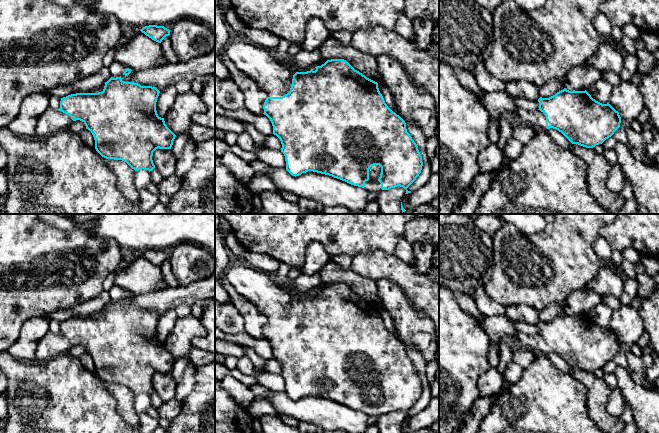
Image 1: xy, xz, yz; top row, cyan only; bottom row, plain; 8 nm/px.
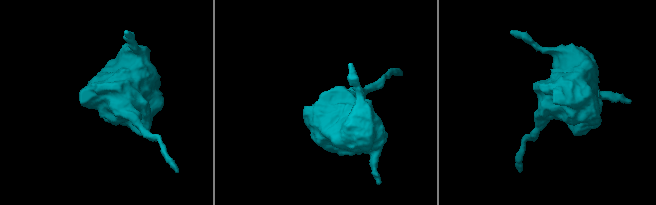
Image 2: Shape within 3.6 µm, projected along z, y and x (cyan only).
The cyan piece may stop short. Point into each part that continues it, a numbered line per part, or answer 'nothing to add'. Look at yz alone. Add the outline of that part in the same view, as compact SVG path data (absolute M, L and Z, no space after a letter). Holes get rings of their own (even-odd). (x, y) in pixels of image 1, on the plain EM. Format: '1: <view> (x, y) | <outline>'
1: yz (536, 343) | M517 333L517 345L527 348L532 351L536 356L546 355L546 340L540 334L527 335L524 333Z

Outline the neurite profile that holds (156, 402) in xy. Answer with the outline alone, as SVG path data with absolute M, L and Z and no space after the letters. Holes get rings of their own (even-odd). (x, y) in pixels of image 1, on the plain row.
M156 392L150 395L150 400L151 400L151 406L155 409L159 409L163 405L163 401Z

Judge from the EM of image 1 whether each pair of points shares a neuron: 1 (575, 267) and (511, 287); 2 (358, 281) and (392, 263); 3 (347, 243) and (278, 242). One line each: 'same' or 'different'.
1: same
2: different
3: same

